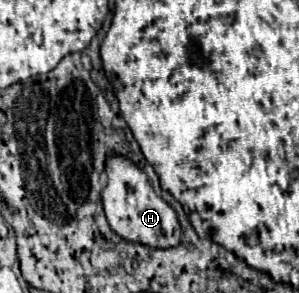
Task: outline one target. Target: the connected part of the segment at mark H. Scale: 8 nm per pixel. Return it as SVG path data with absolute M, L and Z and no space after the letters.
M112 156L106 162L108 186L102 192L102 206L110 228L130 242L148 244L152 248L170 248L180 244L182 230L176 212L152 190L146 174L122 156Z

